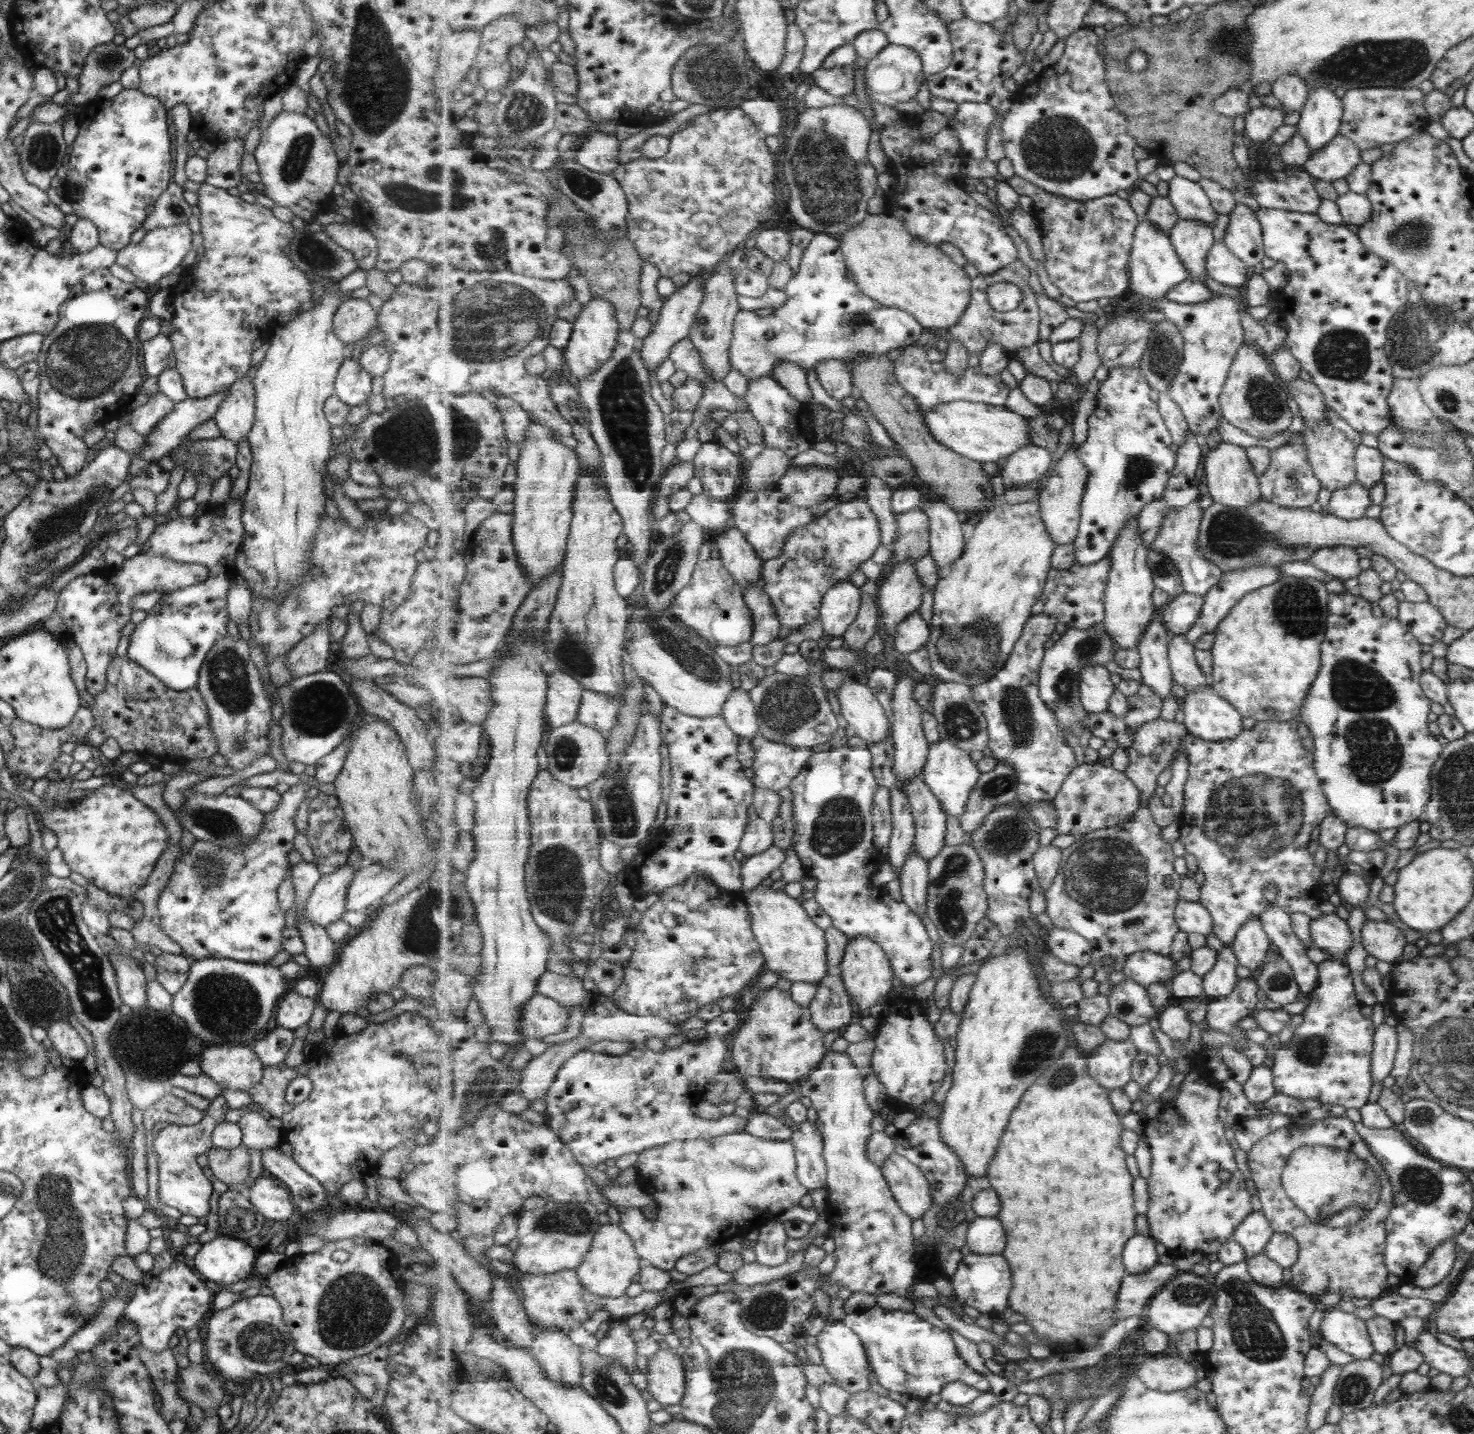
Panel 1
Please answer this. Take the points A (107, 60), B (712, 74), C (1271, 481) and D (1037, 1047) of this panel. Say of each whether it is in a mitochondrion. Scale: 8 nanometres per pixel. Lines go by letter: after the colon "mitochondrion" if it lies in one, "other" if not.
A: mitochondrion
B: mitochondrion
C: other
D: mitochondrion

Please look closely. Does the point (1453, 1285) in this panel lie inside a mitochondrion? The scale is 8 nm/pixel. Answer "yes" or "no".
no

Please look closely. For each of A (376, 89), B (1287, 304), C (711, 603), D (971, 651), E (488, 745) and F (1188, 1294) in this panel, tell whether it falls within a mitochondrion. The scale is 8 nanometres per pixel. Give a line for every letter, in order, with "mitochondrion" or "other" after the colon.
A: mitochondrion
B: other
C: mitochondrion
D: mitochondrion
E: other
F: mitochondrion

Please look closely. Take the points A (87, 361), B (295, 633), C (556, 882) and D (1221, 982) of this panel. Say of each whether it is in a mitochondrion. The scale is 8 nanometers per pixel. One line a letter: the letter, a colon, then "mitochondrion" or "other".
A: mitochondrion
B: other
C: mitochondrion
D: other

